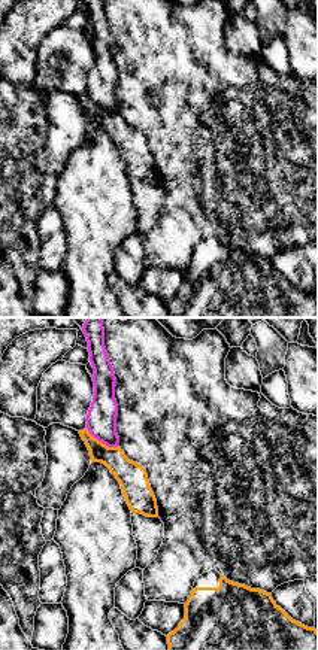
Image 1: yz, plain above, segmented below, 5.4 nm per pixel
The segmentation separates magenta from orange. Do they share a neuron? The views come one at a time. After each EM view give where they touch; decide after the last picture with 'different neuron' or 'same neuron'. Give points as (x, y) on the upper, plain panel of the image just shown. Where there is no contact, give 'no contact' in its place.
meets magenta at (102, 108)

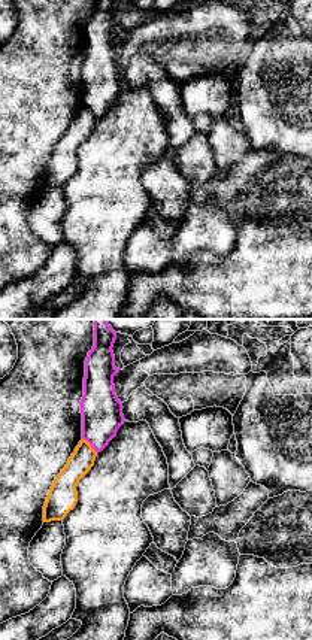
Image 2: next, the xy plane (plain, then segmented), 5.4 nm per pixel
meets magenta at (90, 109)

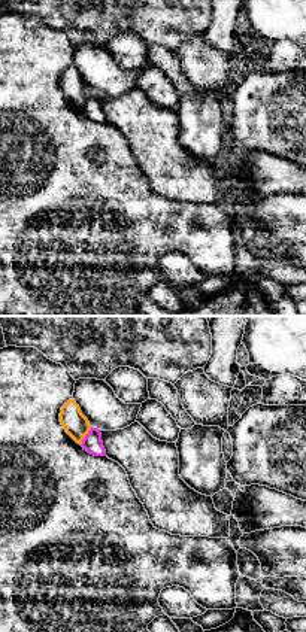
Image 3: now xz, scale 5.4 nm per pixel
meets magenta at (85, 102)

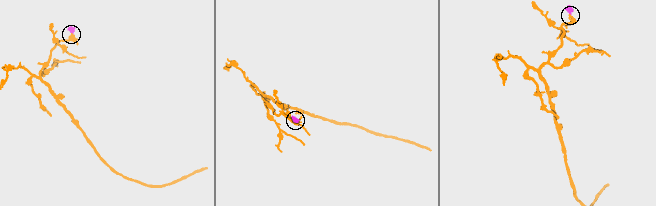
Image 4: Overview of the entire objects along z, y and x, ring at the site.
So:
different neuron

